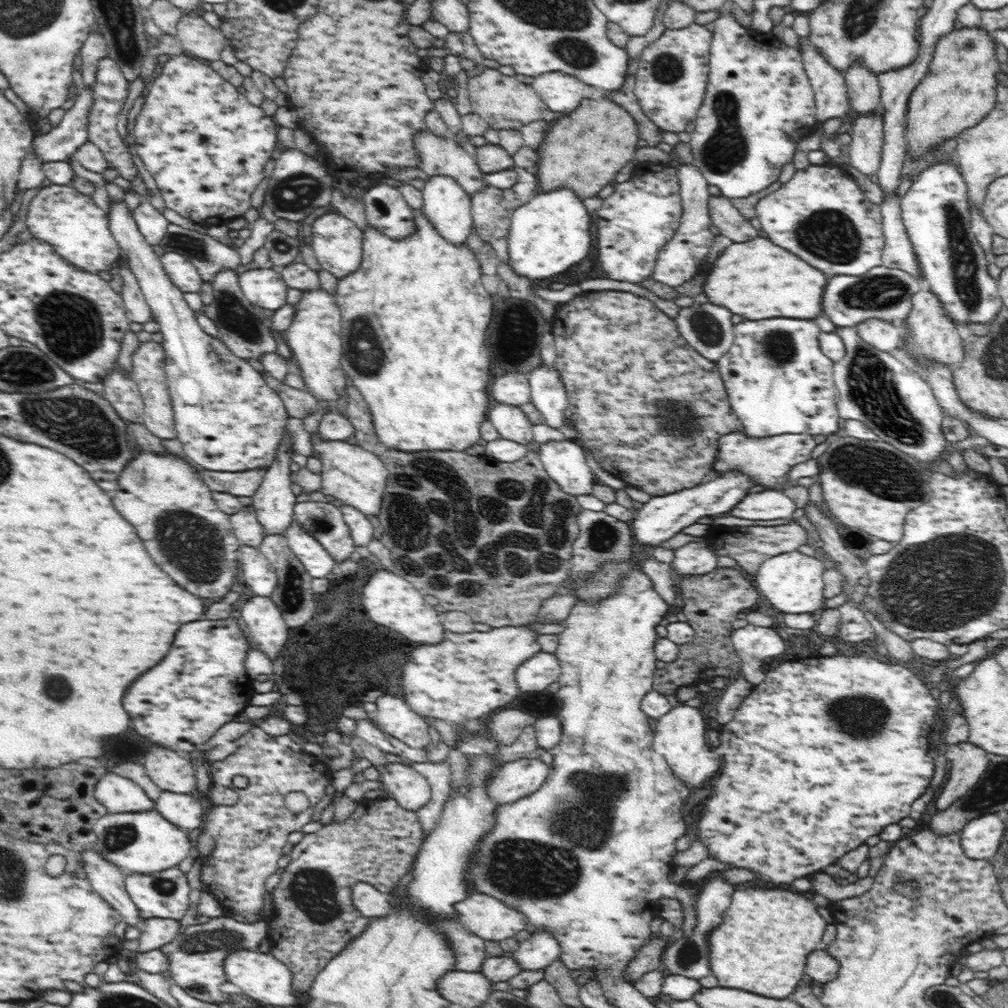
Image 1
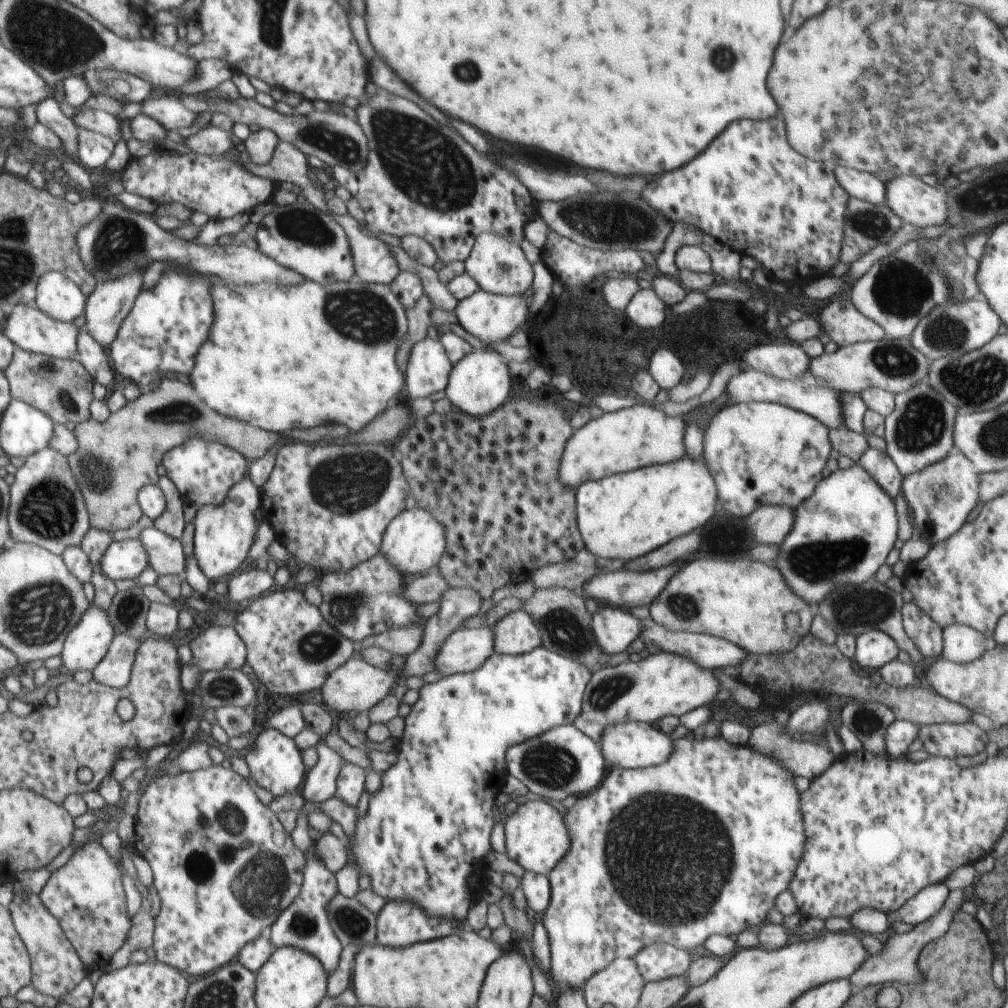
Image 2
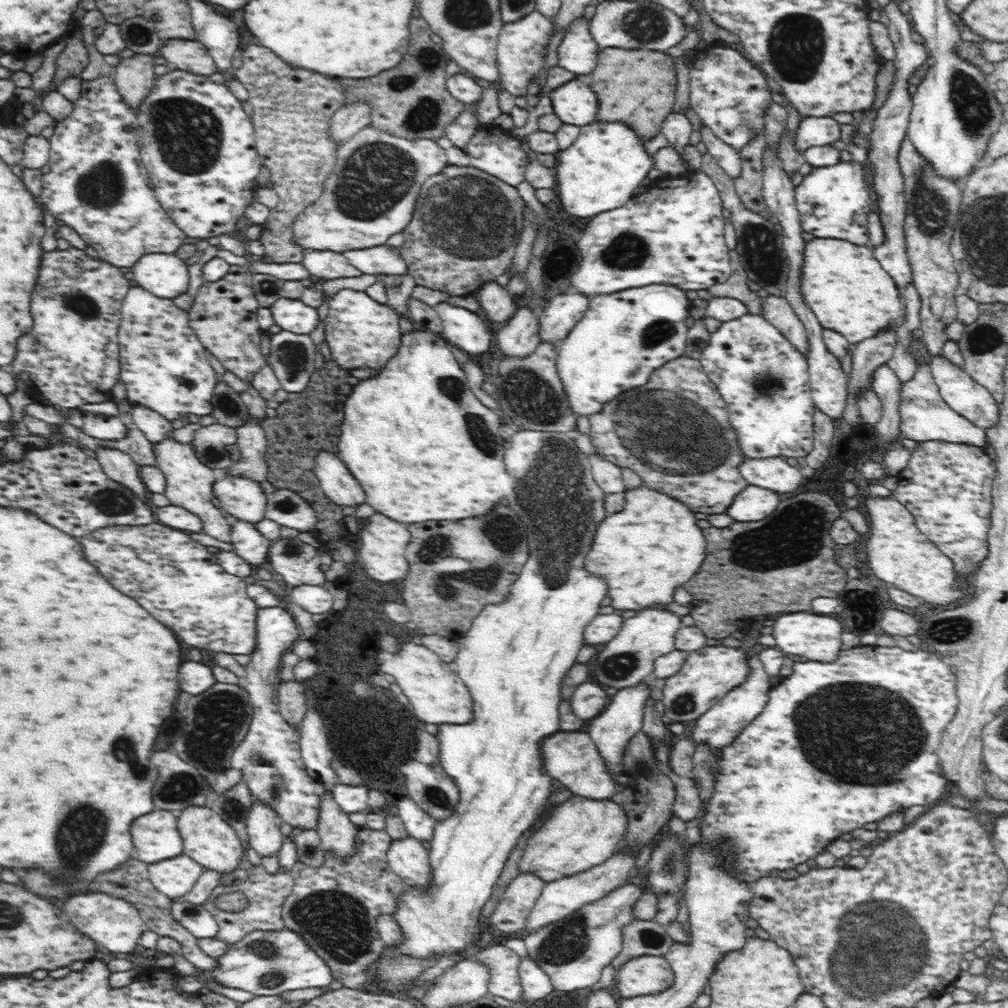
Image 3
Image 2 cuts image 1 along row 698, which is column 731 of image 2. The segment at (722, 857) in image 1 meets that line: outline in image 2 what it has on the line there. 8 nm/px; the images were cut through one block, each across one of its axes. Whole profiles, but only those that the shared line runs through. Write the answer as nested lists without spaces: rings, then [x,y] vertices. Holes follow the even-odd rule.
[[[721,734],[709,739],[678,738],[665,763],[637,769],[608,765],[602,782],[591,792],[578,796],[576,803],[563,814],[570,846],[562,860],[547,874],[551,897],[543,923],[549,934],[551,948],[550,972],[558,988],[581,986],[593,974],[606,968],[615,956],[634,958],[646,945],[666,943],[687,951],[702,946],[710,935],[732,936],[744,930],[756,931],[767,922],[766,916],[777,896],[789,888],[805,847],[801,793],[795,787],[793,775],[780,759],[754,750],[748,745],[730,744]]]

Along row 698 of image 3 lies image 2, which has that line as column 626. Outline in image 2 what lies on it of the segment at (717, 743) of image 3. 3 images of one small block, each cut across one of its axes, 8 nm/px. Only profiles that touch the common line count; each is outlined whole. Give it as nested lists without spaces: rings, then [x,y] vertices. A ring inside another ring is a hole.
[[[626,721],[617,725],[607,724],[599,736],[599,747],[606,764],[637,769],[665,763],[673,751],[673,740],[668,738],[657,724]]]

